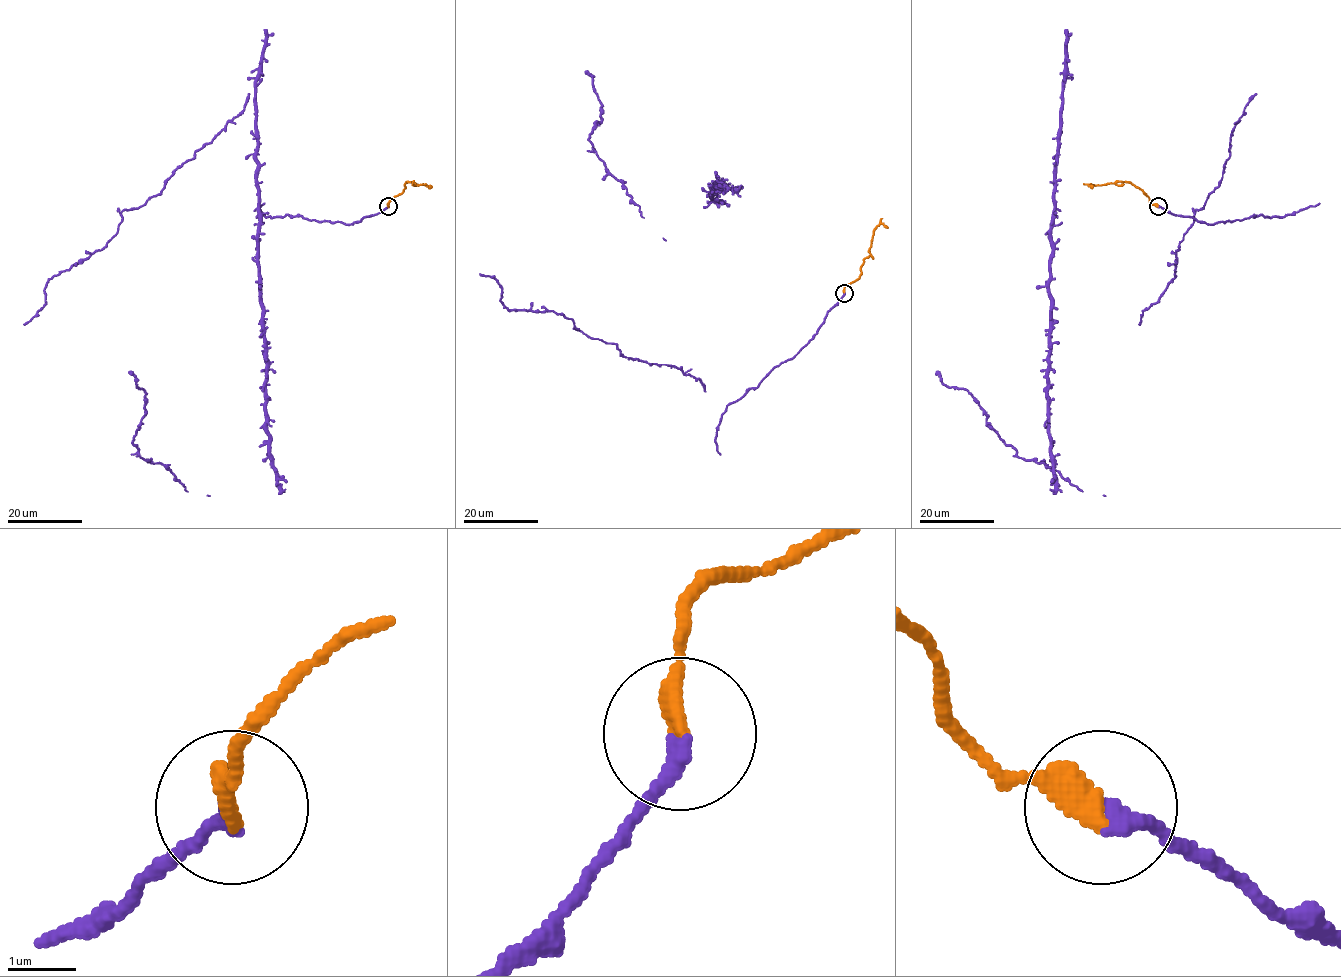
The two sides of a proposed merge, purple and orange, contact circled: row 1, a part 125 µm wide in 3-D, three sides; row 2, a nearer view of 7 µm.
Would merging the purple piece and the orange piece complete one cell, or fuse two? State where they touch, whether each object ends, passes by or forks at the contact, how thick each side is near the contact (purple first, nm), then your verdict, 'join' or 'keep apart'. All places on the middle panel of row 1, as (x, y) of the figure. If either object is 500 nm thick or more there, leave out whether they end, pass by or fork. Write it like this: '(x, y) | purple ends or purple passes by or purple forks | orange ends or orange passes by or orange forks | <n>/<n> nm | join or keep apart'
(844, 293) | purple ends | orange ends | 260/360 nm | join

